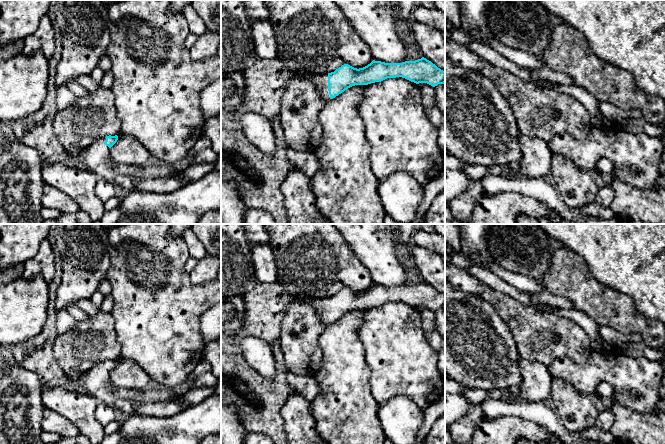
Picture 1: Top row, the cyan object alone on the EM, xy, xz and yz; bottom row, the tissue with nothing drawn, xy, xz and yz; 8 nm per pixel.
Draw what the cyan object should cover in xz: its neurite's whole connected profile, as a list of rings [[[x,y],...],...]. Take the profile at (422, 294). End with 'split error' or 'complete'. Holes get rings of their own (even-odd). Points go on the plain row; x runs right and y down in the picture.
[[[424,281],[402,287],[373,284],[359,293],[344,288],[334,296],[306,301],[312,304],[324,324],[333,323],[352,310],[368,309],[387,302],[402,301],[416,308],[427,307],[433,311],[445,307],[445,295]]]; split error

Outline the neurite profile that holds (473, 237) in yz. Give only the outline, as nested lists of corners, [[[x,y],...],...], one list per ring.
[[[458,224],[463,255],[473,264],[482,267],[495,263],[487,250],[487,237],[495,224]]]

